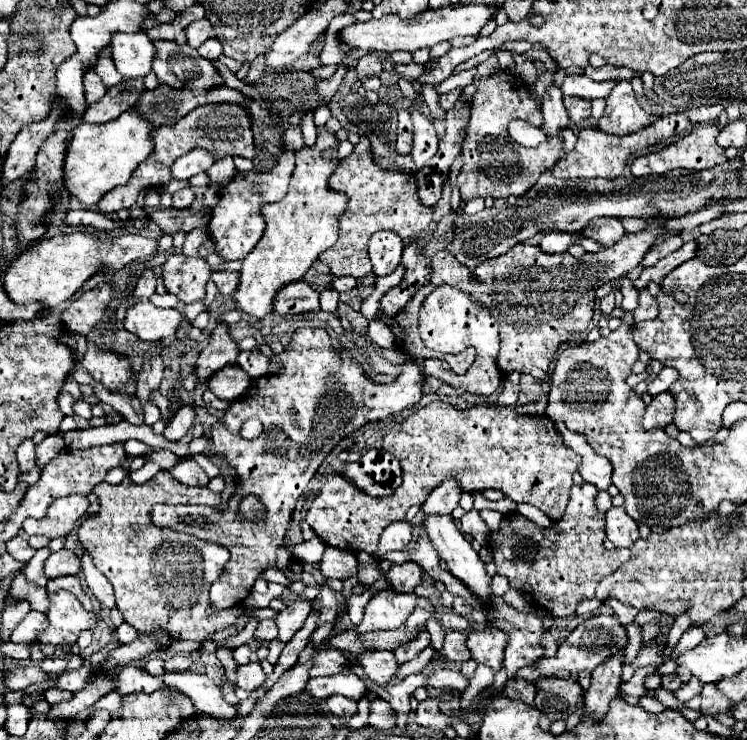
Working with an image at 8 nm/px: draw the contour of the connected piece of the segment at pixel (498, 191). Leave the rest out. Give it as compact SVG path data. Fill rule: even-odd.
M494 73L478 79L478 87L474 97L470 99L470 121L466 129L466 137L462 143L462 159L464 167L458 173L458 187L462 199L472 197L508 197L508 195L524 195L540 177L544 169L556 165L558 149L528 149L518 145L508 135L508 123L514 119L528 121L532 125L542 125L542 113L538 103L530 97L528 85L516 79L510 73Z

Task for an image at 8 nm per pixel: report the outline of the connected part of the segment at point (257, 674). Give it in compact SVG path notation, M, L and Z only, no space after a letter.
M246 663L246 665L238 665L236 669L236 685L240 689L246 691L254 691L264 683L264 671L260 667L260 663Z

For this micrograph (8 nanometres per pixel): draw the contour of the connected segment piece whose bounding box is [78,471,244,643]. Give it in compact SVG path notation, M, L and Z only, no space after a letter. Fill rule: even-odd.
M160 471L158 475L154 475L150 481L142 483L142 485L134 485L128 477L118 485L100 483L100 485L96 485L94 493L98 493L98 497L100 497L100 511L96 515L92 515L90 519L82 521L82 525L78 529L78 537L80 537L80 543L92 553L92 559L94 559L94 565L98 567L98 571L102 575L106 575L106 579L112 583L114 595L116 595L116 607L124 615L124 621L128 625L138 629L138 633L142 633L142 635L156 633L158 629L162 629L174 641L198 641L198 643L208 641L218 631L238 625L240 617L244 615L242 605L216 611L216 609L212 609L210 597L208 597L210 585L216 581L216 577L220 577L226 561L230 559L228 549L224 549L222 545L216 545L216 543L200 541L188 533L164 531L150 523L150 511L152 511L152 505L156 505L156 503L174 503L174 505L184 503L184 505L218 507L220 493L214 493L206 487L184 485L166 471Z

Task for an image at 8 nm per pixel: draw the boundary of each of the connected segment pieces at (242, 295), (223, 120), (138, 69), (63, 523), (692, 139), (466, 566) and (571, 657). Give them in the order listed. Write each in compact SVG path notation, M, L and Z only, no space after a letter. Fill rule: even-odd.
M334 131L318 135L316 145L304 145L296 151L296 169L290 179L288 193L276 203L262 207L266 219L266 231L260 245L242 261L240 285L236 291L238 307L258 319L272 311L272 299L276 291L292 281L300 281L310 265L338 239L340 217L348 207L346 193L340 193L328 185L330 175L338 165L338 139Z
M204 105L204 107L196 107L194 111L190 111L186 117L182 117L174 127L158 127L152 131L152 141L154 141L154 151L148 155L146 161L142 161L134 173L132 173L132 181L128 181L128 185L118 185L116 189L108 191L102 201L98 205L102 205L102 213L110 215L116 213L120 209L130 209L136 203L136 197L142 191L152 191L158 189L160 185L168 183L172 179L170 171L172 171L172 163L188 153L194 147L204 147L212 153L216 153L216 157L224 157L224 155L242 155L252 159L254 157L254 141L252 141L252 131L250 131L250 119L248 113L238 107L238 105Z
M146 31L114 33L110 41L110 51L116 71L124 79L146 77L152 71L152 59L156 51Z
M70 495L56 499L50 507L46 517L42 519L26 519L24 521L24 531L28 535L44 535L48 539L68 535L78 519L86 515L88 499L84 495Z
M700 127L700 129L692 131L688 137L680 139L680 141L676 141L676 143L672 143L658 152L649 153L636 158L631 165L632 176L662 175L666 173L666 171L675 169L694 169L694 171L702 171L702 169L710 169L710 167L714 167L714 165L726 163L724 149L716 143L718 131L720 131L718 127Z
M426 515L424 521L422 521L422 527L426 529L428 533L428 539L430 543L434 545L434 549L438 551L438 555L446 561L448 565L448 571L458 577L462 583L466 583L474 595L478 595L480 599L488 599L492 595L490 591L490 575L486 573L486 567L482 563L482 559L478 557L478 553L472 549L472 545L464 539L464 535L456 529L454 525L454 519L448 515L448 517L436 517L436 515Z
M594 615L586 621L582 621L574 631L570 631L570 635L558 645L558 653L554 657L540 657L540 661L536 661L536 665L532 665L532 667L538 669L548 679L556 677L556 673L560 673L560 671L566 671L566 673L594 671L596 665L606 661L618 649L624 649L626 643L628 643L626 631L624 631L624 627L620 625L620 621L616 617Z

